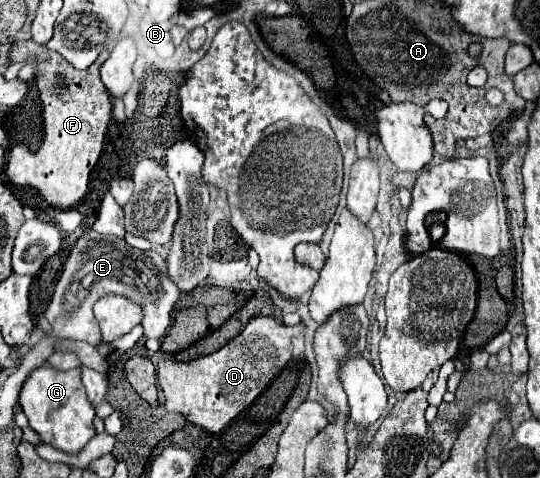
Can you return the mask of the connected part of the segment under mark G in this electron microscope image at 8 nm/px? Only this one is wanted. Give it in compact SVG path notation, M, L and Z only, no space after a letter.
M47 365L35 369L21 387L19 405L29 419L29 427L39 433L41 441L53 445L67 455L77 455L95 437L95 407L87 399L77 369L53 371Z

